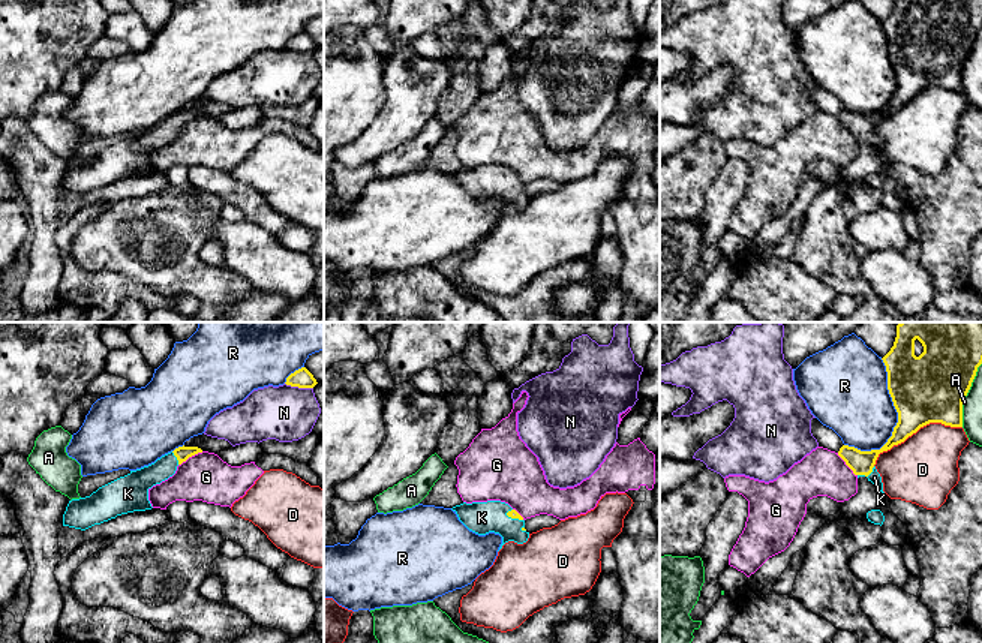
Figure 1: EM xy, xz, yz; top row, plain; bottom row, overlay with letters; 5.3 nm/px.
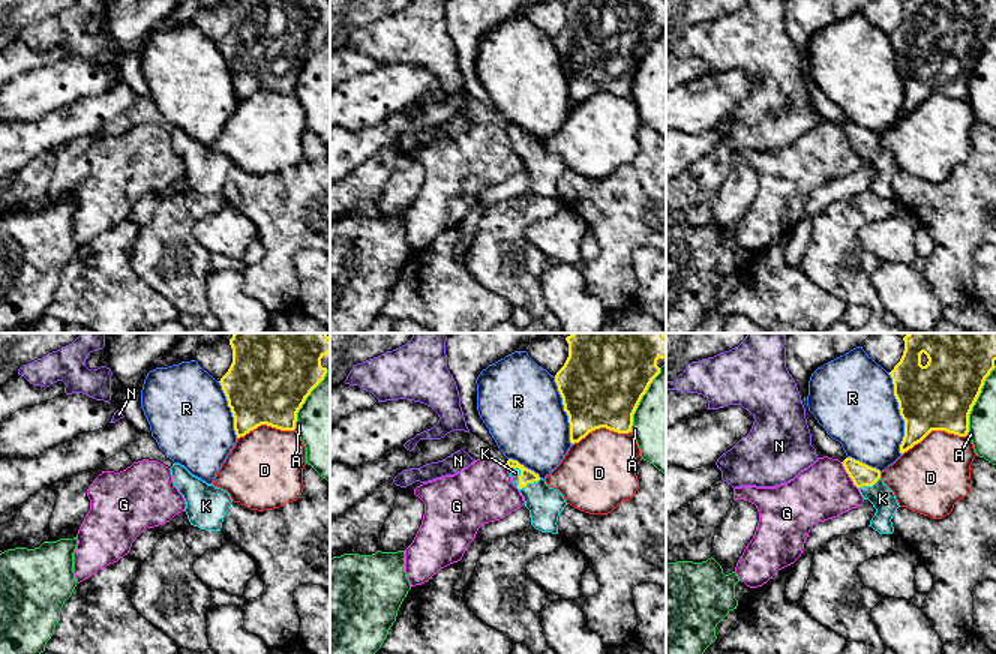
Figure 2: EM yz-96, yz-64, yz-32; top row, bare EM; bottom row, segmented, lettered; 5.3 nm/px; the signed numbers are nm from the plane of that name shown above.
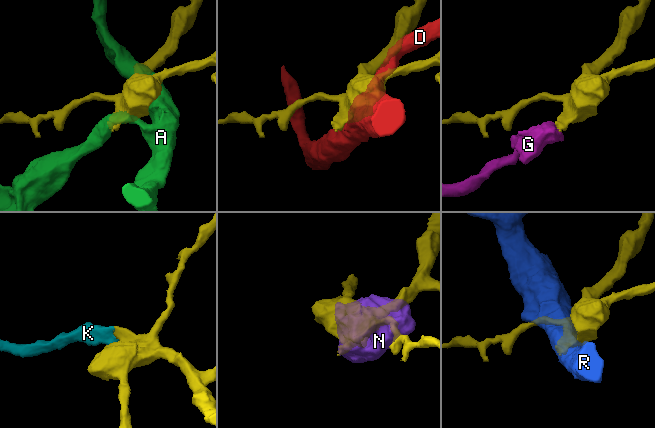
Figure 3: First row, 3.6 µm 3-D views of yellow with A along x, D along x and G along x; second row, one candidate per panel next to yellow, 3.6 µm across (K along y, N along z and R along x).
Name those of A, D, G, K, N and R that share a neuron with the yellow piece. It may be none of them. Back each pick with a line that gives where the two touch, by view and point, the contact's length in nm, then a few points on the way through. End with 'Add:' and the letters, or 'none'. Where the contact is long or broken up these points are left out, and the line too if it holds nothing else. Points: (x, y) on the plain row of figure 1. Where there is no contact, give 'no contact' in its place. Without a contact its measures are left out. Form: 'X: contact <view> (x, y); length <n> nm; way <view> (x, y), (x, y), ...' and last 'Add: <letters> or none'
K: contact yz (867, 140); length 110 nm; way yz (861, 126), (867, 140), (874, 141)
Add: K

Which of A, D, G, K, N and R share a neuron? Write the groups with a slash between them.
A / D / G / K / N / R

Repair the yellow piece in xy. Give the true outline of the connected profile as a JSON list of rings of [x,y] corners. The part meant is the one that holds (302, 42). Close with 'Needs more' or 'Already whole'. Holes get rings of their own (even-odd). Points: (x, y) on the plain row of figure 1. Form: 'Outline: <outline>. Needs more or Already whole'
Outline: [[[301,31],[288,40],[285,48],[298,52],[313,52],[318,46],[306,31]]]. Already whole

